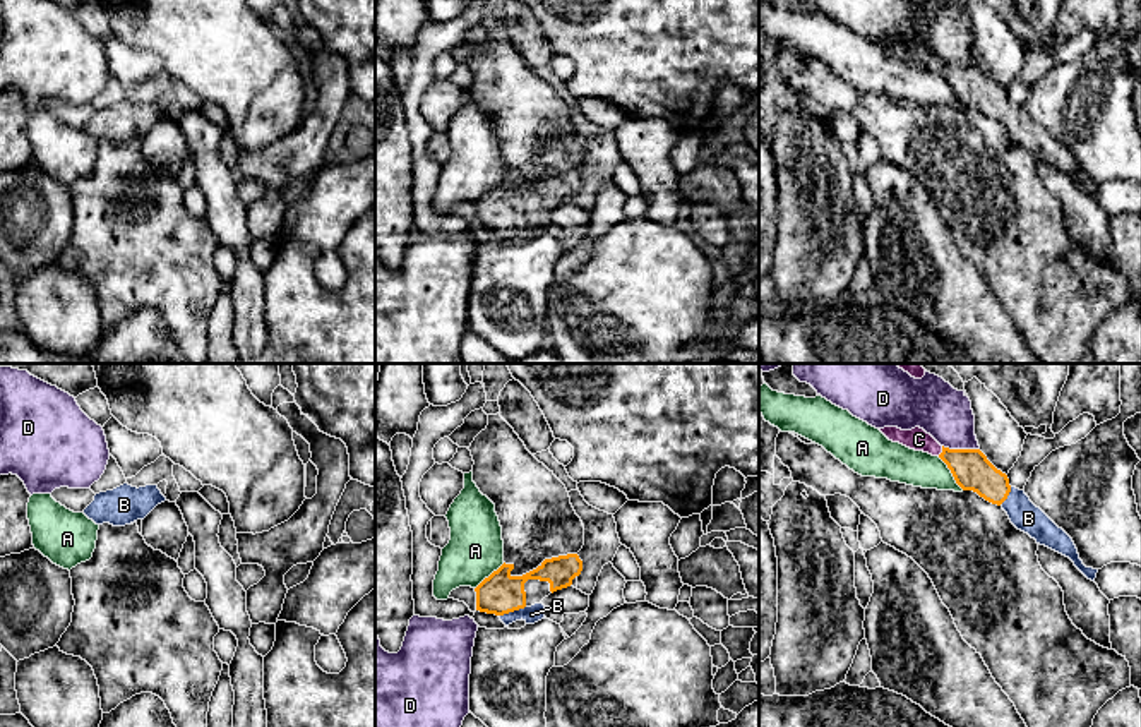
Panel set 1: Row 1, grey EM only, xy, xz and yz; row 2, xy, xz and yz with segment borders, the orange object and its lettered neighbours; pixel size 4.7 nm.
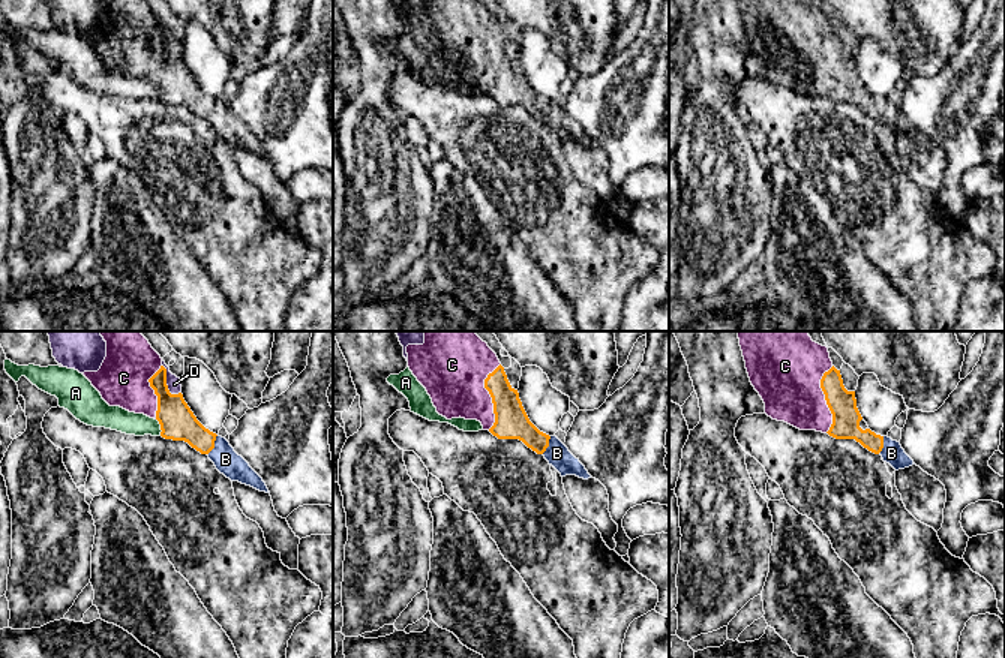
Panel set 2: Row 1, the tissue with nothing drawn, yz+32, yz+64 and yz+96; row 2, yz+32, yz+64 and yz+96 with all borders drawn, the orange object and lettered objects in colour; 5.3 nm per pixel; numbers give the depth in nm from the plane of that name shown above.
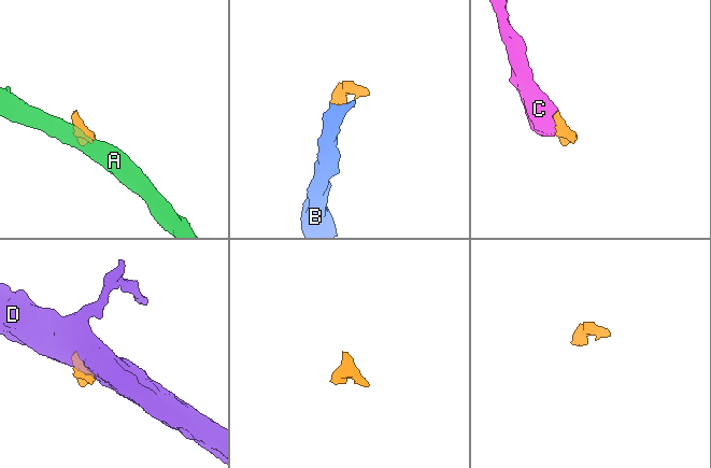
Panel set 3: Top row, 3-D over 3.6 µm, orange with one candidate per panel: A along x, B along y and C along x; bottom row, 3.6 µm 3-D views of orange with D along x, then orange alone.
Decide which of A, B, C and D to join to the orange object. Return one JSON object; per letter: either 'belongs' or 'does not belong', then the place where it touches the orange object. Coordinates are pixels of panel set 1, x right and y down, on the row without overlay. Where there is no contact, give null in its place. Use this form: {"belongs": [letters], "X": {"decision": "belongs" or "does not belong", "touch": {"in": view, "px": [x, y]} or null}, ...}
{"belongs": ["B", "C"], "A": {"decision": "does not belong", "touch": {"in": "yz", "px": [951, 88]}}, "B": {"decision": "belongs", "touch": {"in": "xz", "px": [511, 227]}}, "C": {"decision": "belongs", "touch": {"in": "yz", "px": [943, 67]}}, "D": {"decision": "does not belong", "touch": {"in": "yz", "px": [961, 66]}}}

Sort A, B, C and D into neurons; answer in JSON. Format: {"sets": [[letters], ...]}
{"sets": [["A"], ["B", "C"], ["D"]]}

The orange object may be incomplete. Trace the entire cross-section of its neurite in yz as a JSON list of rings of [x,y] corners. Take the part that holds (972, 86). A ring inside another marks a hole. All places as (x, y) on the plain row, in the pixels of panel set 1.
[[[920,43],[879,46],[893,58],[939,72],[963,106],[973,106],[985,117],[1001,122],[1018,146],[1028,149],[1036,159],[1069,173],[1088,195],[1095,197],[1098,185],[1083,180],[1072,154],[1036,123],[1025,106],[1011,103],[1007,91],[997,86],[980,65],[944,63]]]

